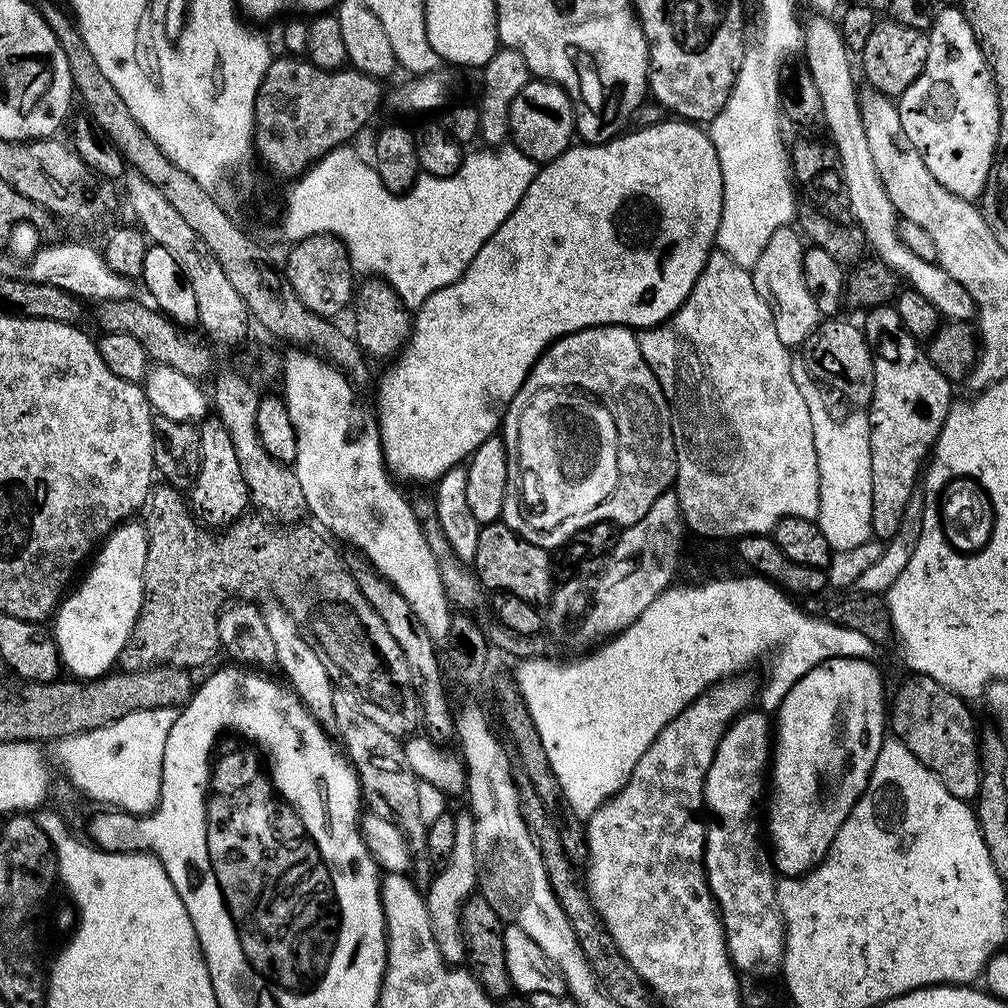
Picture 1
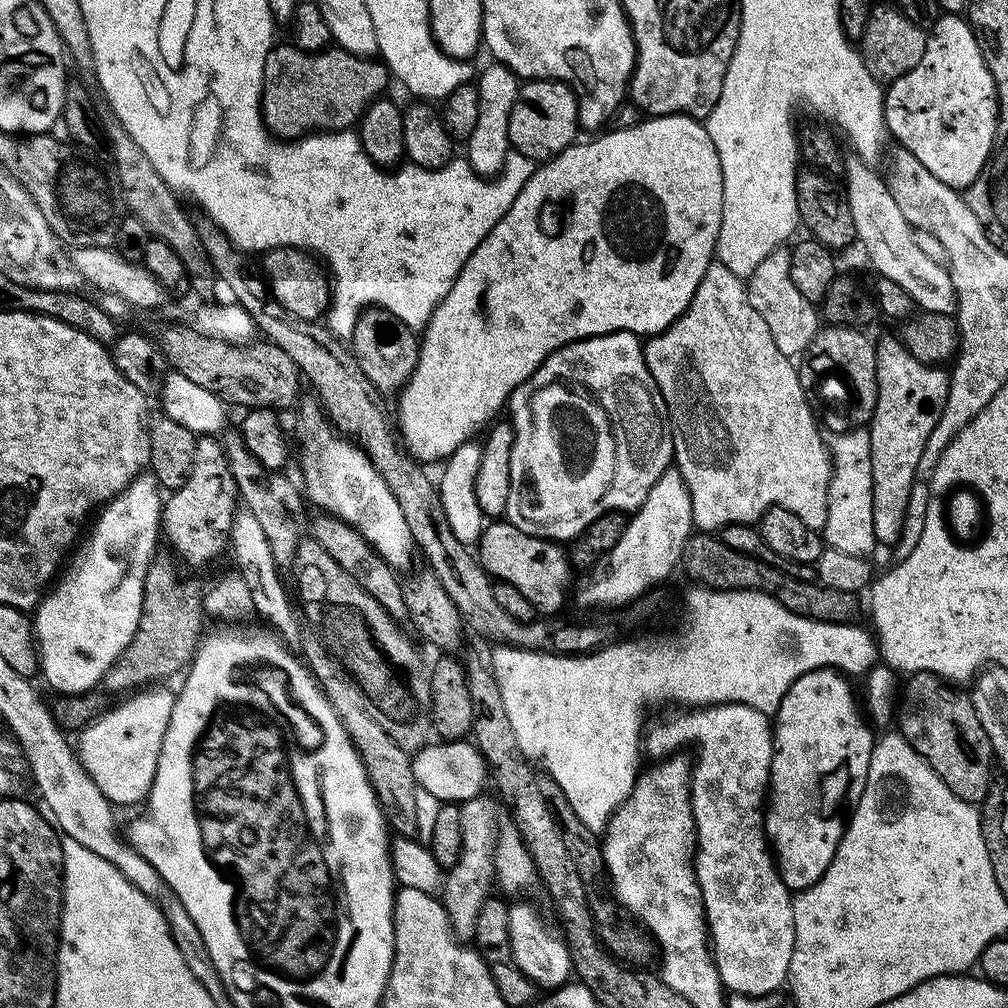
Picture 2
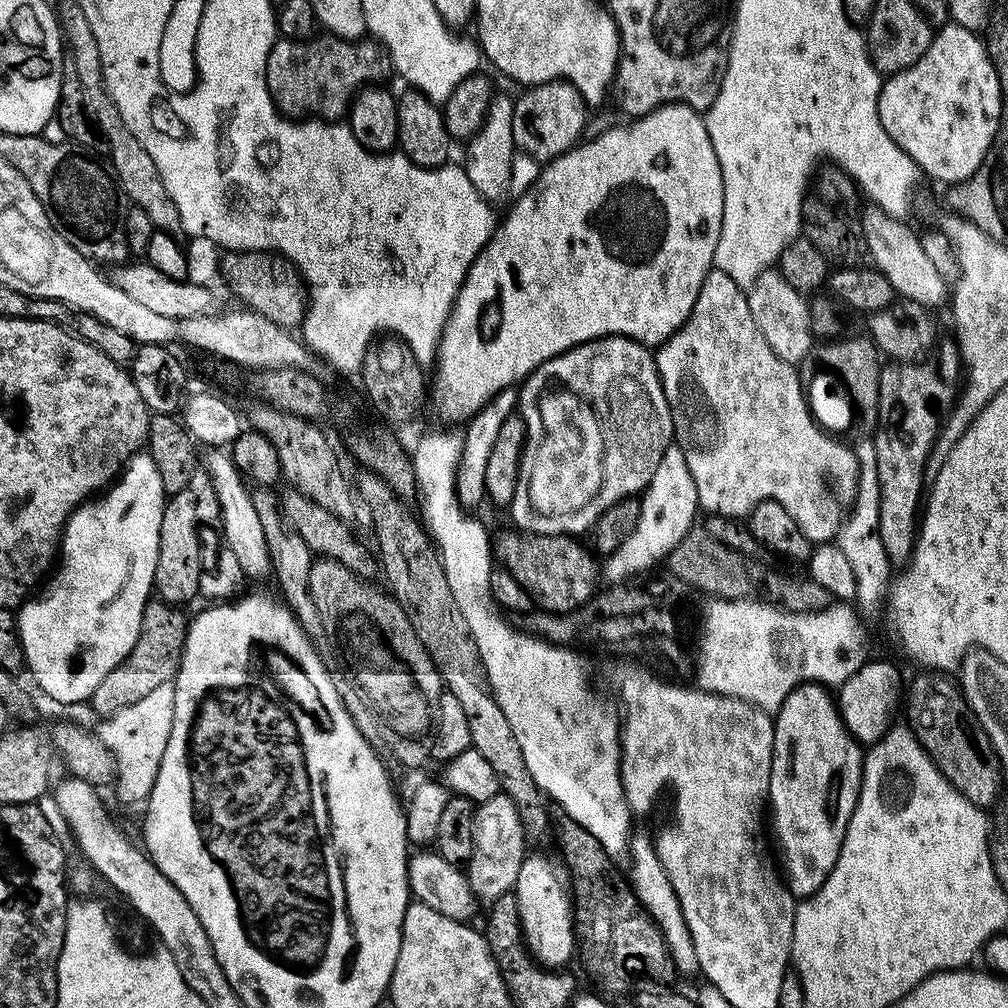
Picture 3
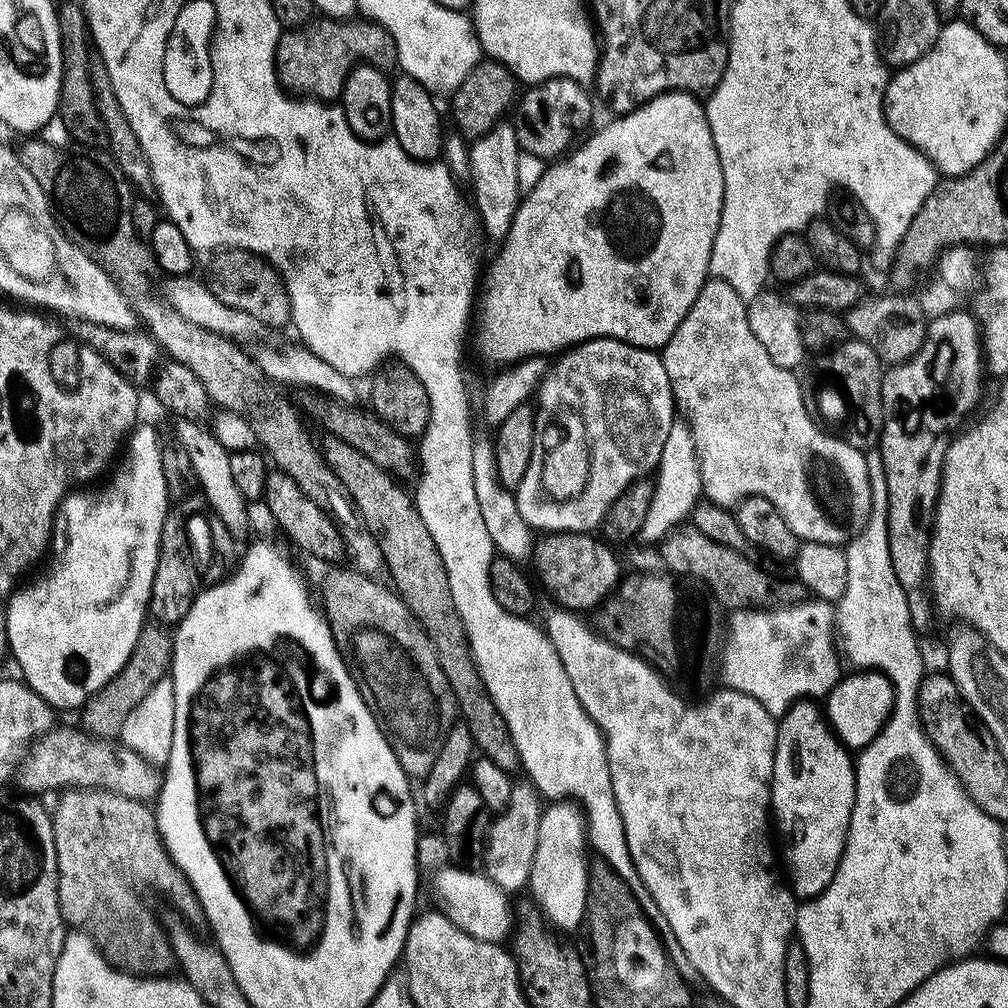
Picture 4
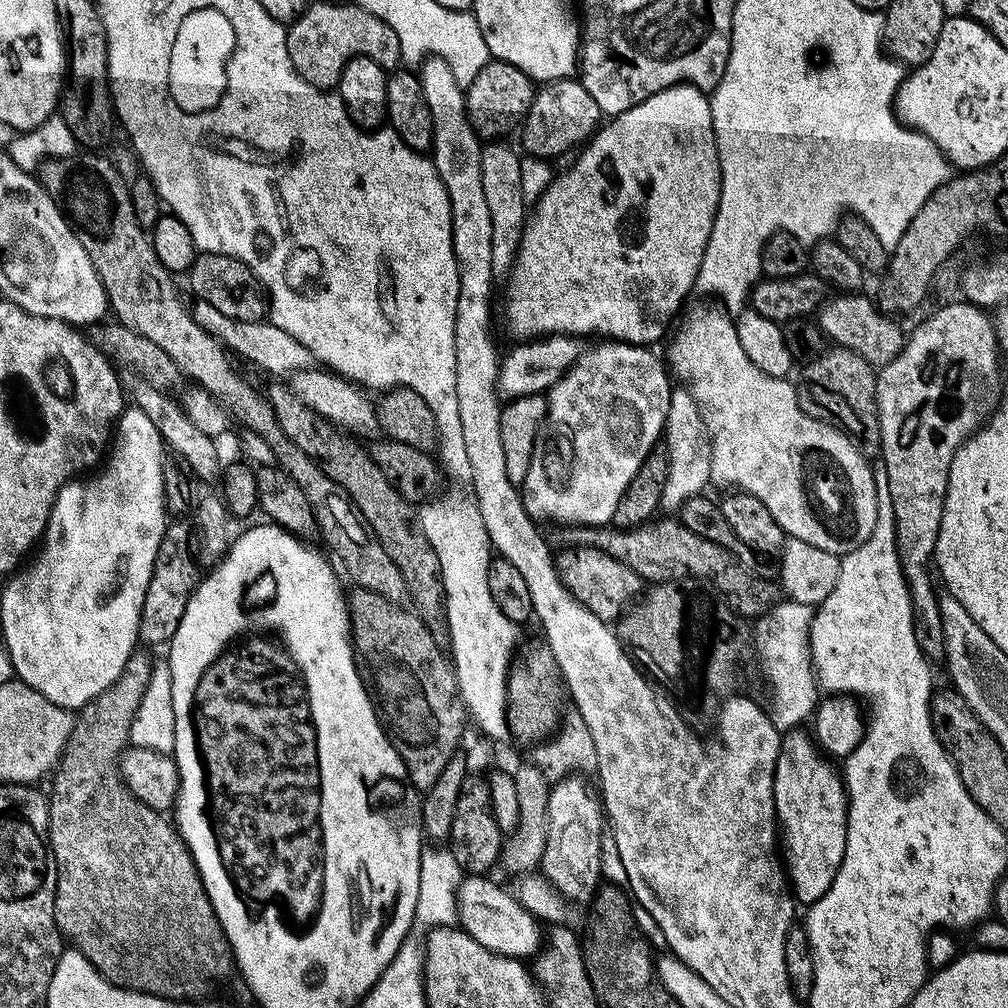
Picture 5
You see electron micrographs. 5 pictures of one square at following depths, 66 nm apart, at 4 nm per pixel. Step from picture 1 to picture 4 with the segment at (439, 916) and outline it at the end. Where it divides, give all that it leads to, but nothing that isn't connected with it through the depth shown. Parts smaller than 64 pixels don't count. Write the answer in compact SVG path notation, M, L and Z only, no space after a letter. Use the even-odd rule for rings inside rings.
M527 778L517 779L510 790L510 802L488 825L488 839L484 846L483 871L503 892L515 894L527 885L530 866L534 862L534 850L538 850L538 826L542 815L542 797L535 784Z

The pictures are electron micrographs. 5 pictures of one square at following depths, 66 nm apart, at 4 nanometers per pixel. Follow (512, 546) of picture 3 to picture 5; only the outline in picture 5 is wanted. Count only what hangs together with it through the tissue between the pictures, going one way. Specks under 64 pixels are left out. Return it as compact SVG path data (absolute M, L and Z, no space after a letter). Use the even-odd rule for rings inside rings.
M564 548L555 557L556 573L566 590L590 614L605 622L619 621L626 609L641 595L642 581L630 566L622 566L618 558L610 558L610 554L602 554L602 550L593 548Z

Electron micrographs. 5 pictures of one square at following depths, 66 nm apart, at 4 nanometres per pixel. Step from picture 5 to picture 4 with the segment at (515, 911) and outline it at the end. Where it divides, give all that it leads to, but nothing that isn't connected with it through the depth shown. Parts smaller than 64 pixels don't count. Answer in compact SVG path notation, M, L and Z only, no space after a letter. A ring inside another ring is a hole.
M444 866L435 873L432 888L436 891L439 911L444 913L458 930L491 944L509 939L514 928L514 908L508 905L509 893L503 892L483 871L463 866Z

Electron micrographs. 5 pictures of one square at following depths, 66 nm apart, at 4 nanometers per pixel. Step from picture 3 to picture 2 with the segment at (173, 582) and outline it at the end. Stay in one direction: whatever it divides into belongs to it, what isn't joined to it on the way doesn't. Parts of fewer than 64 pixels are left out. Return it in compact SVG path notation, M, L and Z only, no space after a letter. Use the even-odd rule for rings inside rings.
M204 434L197 439L194 466L182 488L162 504L162 532L172 548L190 564L204 564L220 551L225 551L232 535L232 524L238 515L238 493L228 465L225 445L215 435Z

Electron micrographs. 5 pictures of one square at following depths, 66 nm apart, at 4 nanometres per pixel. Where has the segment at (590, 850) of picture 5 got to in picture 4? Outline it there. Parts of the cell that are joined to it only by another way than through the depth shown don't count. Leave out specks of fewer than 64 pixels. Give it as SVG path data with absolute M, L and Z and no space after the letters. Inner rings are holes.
M575 802L549 803L540 817L538 850L534 850L526 888L532 891L535 907L544 913L545 921L561 933L574 931L586 920L590 860L584 857L584 848L586 852L586 817L580 805Z

